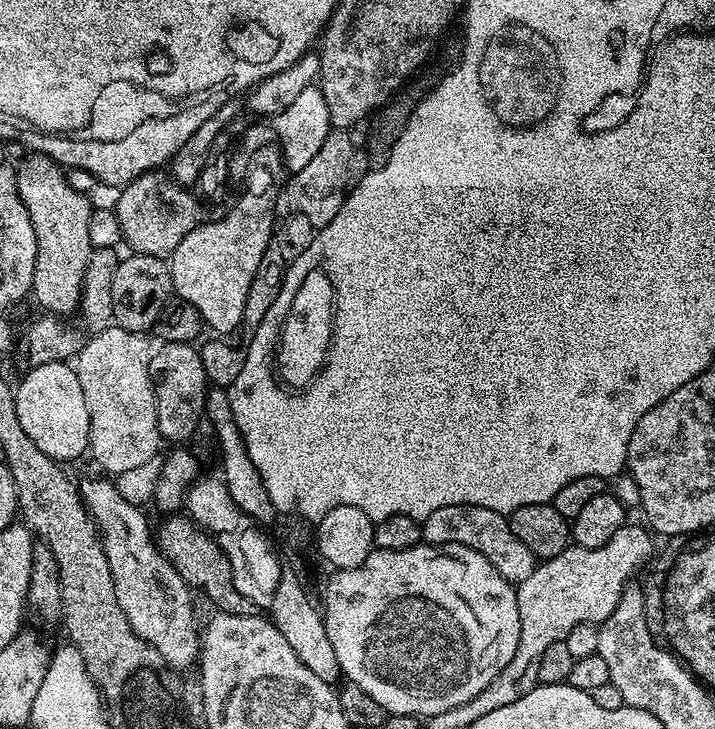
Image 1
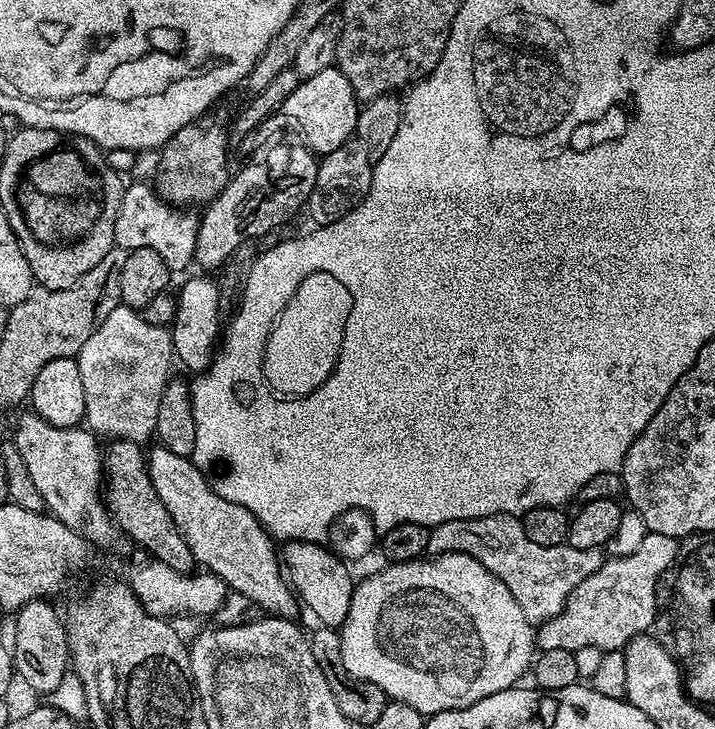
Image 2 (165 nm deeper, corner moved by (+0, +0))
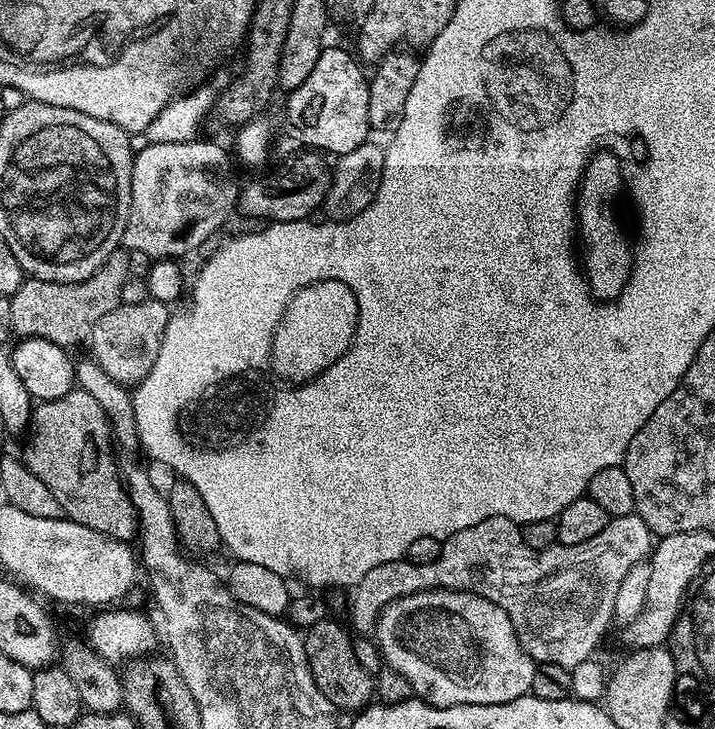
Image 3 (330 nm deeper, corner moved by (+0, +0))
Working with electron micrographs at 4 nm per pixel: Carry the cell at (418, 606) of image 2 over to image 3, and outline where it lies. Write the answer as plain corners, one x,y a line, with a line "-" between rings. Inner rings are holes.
431,588
425,592
415,592
409,596
398,598
390,606
384,608
380,621
376,623
374,639
376,639
377,646
380,647
381,654
384,655
383,663
389,668
398,670
398,674
402,674
402,678
406,678
406,682
410,682
413,693
424,703
433,704
435,708
449,708
459,704
501,704
502,702
510,702
519,696
529,695
532,691
537,663
518,642
516,627
510,622
506,610
502,610
486,598
475,596
473,592
455,592
449,588

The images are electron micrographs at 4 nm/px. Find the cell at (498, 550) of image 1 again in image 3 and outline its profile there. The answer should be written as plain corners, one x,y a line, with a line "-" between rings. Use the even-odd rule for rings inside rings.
638,515
611,517
606,530
594,534
590,542
578,546
566,546
555,543
552,547
536,552
526,542
522,542
520,525
505,516
486,518
478,526
458,530
458,534
448,537
440,546
440,556
429,564
409,564
407,559
395,564
386,564
383,568
370,570
351,589
352,605
348,616
352,619
351,627
357,632
375,633
376,623
380,621
384,608
398,598
415,592
425,592
431,588
449,588
455,592
473,592
475,596
494,602
510,618
516,627
516,637
529,656
537,664
557,664
571,670
578,662
589,659
600,644
600,639
608,632
608,623
612,624
615,614
615,599
618,588
630,568
636,563
647,561
654,551
652,531

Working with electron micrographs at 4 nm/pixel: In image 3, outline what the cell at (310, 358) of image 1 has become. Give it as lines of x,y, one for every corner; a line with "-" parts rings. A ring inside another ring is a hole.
337,280
307,284
285,303
282,318
272,335
271,371
276,371
281,376
279,379
289,385
304,384
346,354
355,329
356,298
345,284

